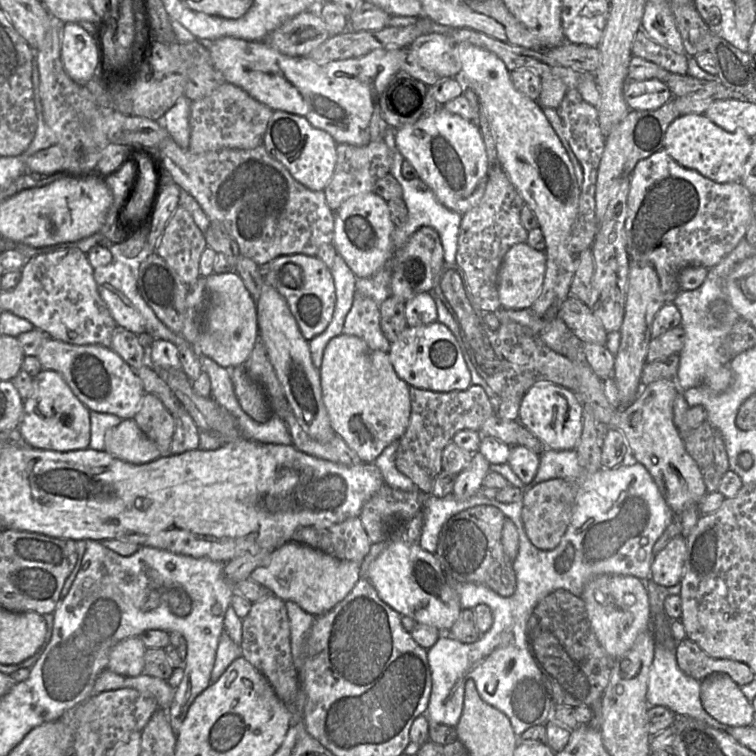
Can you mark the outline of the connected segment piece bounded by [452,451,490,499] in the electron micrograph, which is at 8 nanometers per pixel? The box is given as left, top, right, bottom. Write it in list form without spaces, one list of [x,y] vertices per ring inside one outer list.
[[[474,452],[470,464],[457,475],[452,494],[458,499],[467,499],[482,489],[482,481],[489,471],[489,461],[479,452]]]

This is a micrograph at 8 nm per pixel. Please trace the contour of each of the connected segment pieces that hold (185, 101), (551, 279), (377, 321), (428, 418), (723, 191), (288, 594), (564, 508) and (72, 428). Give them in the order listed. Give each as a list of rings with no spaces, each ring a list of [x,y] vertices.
[[[182,95],[177,102],[164,114],[162,125],[169,136],[181,148],[188,148],[190,141],[190,108],[192,101]]]
[[[468,42],[457,44],[457,51],[460,56],[462,68],[460,73],[453,78],[464,85],[465,88],[473,90],[478,96],[493,132],[497,154],[502,168],[523,198],[525,204],[529,206],[537,217],[538,227],[540,227],[545,238],[546,272],[544,282],[537,299],[530,307],[537,317],[544,317],[554,302],[558,273],[557,260],[576,219],[581,188],[577,183],[570,157],[545,117],[542,108],[537,101],[532,100],[514,87],[510,71],[504,62],[494,53]]]
[[[355,291],[342,334],[363,339],[371,349],[388,353],[391,343],[381,329],[380,306],[372,299]]]
[[[473,384],[466,390],[450,392],[434,392],[409,386],[409,395],[410,420],[406,431],[399,439],[395,465],[419,490],[430,494],[442,470],[442,451],[448,442],[461,430],[479,432],[486,419],[497,412],[484,389]]]
[[[664,150],[639,161],[631,176],[625,221],[626,251],[630,263],[652,265],[659,277],[666,303],[673,303],[680,289],[679,275],[690,266],[708,270],[718,265],[742,239],[750,219],[753,196],[740,182],[716,183],[695,170],[678,164]]]
[[[290,541],[273,551],[269,560],[249,578],[282,600],[293,601],[313,616],[320,616],[341,602],[361,578],[360,564],[338,559],[318,549]]]
[[[561,478],[543,481],[524,491],[521,518],[525,533],[535,547],[552,550],[559,544],[570,524],[577,492],[576,483]]]
[[[42,369],[33,377],[31,393],[24,399],[18,429],[24,441],[38,449],[57,452],[86,449],[91,437],[90,410],[77,398],[60,373]]]

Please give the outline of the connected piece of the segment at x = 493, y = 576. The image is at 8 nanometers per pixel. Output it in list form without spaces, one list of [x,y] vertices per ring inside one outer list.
[[[478,505],[448,519],[441,528],[434,553],[446,579],[482,584],[500,596],[512,596],[516,589],[516,577],[512,561],[502,545],[504,521],[504,514],[492,505]]]

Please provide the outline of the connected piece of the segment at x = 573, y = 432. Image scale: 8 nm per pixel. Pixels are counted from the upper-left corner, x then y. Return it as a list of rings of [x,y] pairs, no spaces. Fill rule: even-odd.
[[[551,381],[535,383],[524,394],[519,408],[518,421],[552,450],[574,449],[581,437],[583,405],[575,394]]]

